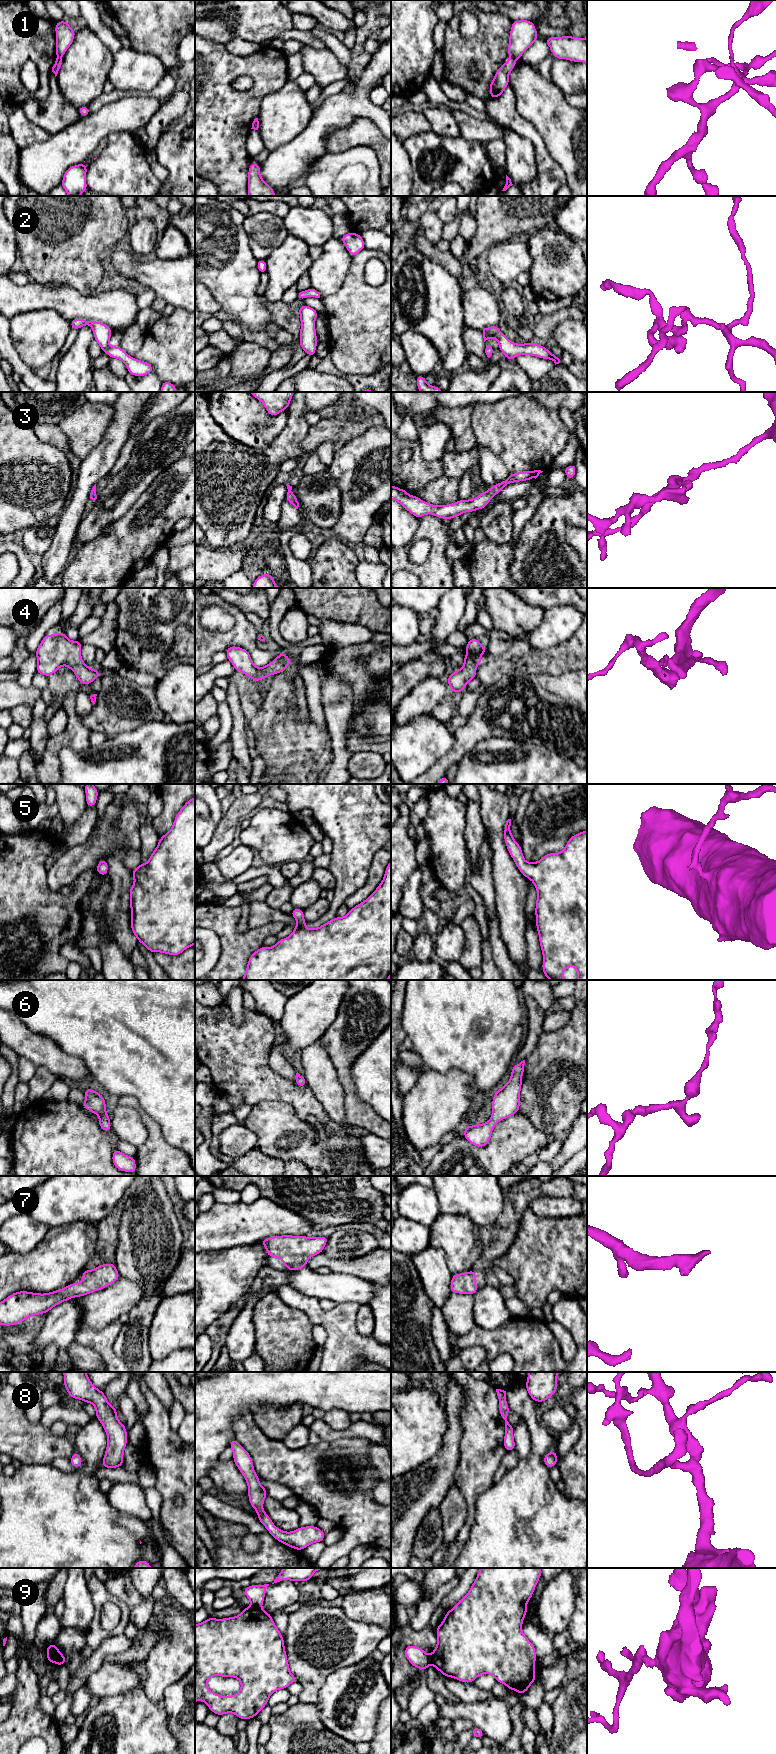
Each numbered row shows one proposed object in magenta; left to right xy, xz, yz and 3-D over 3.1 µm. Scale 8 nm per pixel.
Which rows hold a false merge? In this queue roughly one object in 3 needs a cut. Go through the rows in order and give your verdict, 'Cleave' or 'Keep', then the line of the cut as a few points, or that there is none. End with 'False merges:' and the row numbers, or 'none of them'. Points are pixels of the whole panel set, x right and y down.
1: Cleave. Split along yz (510, 57), (515, 59)
2: Keep. No split
3: Keep. No split
4: Keep. No split
5: Keep. No split
6: Keep. No split
7: Keep. No split
8: Keep. No split
9: Cleave. Split along xz (251, 1604), (260, 1607)
False merges: 1, 9

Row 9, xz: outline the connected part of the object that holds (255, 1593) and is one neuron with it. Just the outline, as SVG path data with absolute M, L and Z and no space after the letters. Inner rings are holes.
M269 1584L264 1585L250 1585L249 1587L243 1588L243 1592L246 1597L250 1600L252 1606L261 1607L265 1598L266 1589Z

